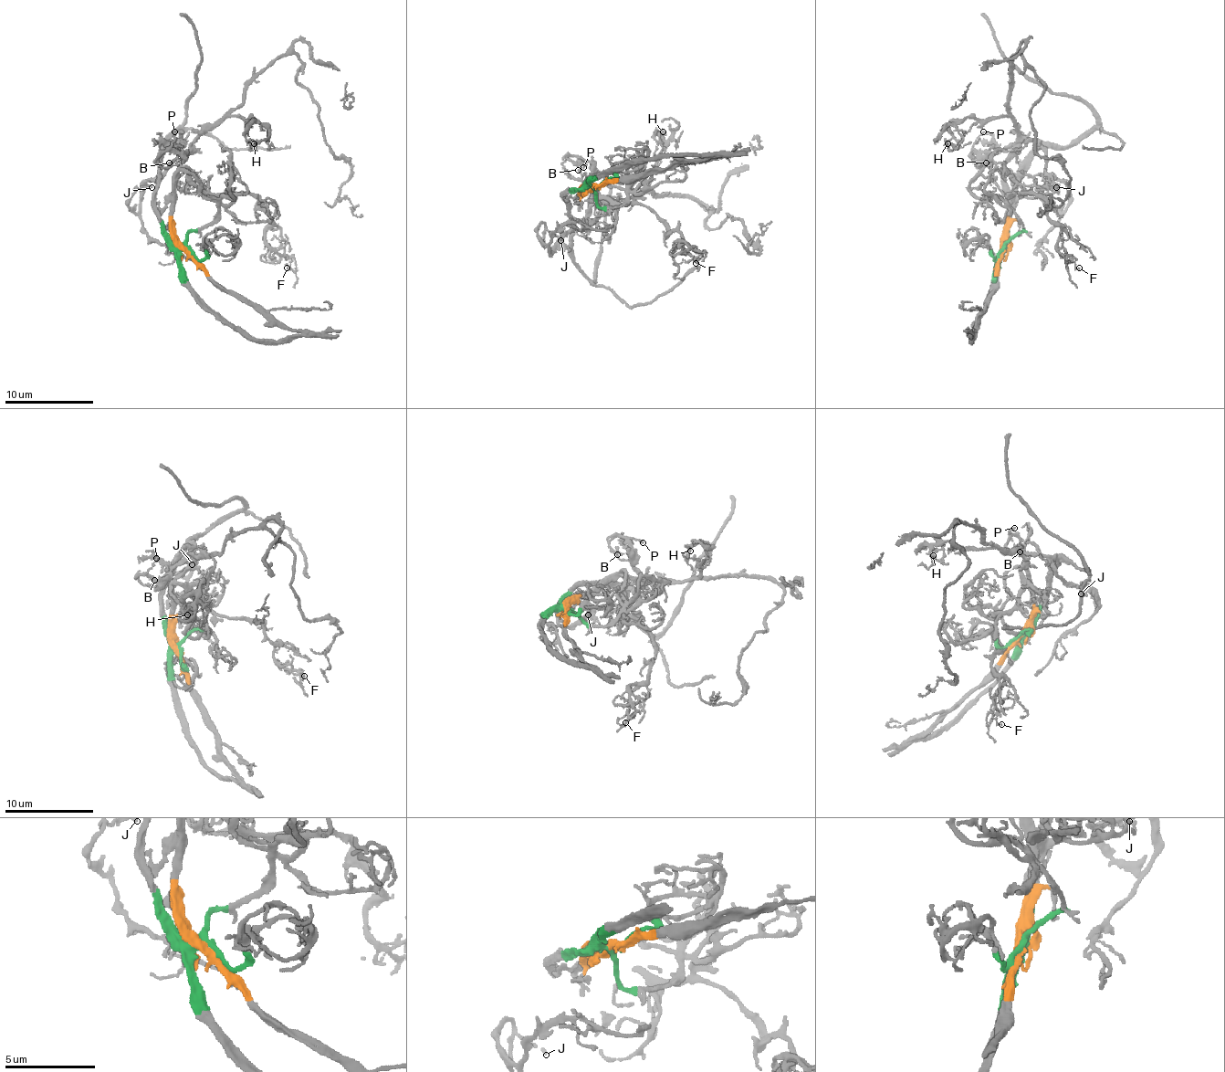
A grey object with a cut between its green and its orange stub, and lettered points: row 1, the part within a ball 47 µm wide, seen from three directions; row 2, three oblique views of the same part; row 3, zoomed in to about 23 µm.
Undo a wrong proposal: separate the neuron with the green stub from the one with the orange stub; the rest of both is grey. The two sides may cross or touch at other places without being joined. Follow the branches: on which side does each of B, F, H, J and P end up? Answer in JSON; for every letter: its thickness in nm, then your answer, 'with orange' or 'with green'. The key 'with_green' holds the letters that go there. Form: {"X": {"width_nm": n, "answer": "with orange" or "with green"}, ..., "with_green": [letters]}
{"B": {"width_nm": 160, "answer": "with green"}, "F": {"width_nm": 140, "answer": "with orange"}, "H": {"width_nm": 240, "answer": "with orange"}, "J": {"width_nm": 110, "answer": "with green"}, "P": {"width_nm": 170, "answer": "with green"}, "with_green": ["B", "J", "P"]}

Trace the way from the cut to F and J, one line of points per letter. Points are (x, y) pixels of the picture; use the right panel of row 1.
F: (1001, 248), (1006, 221), (1001, 170), (1020, 193), (1035, 193), (1046, 204), (1060, 230), (1057, 248), (1080, 268)
J: (1001, 248), (1017, 170), (1037, 145), (1044, 170), (1066, 185), (1064, 208), (1051, 205), (1040, 193), (1055, 188)

